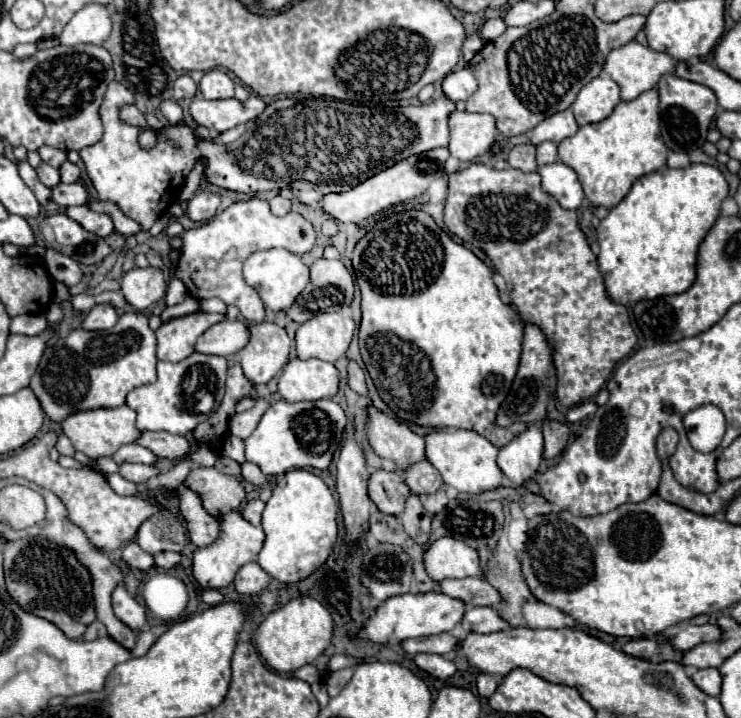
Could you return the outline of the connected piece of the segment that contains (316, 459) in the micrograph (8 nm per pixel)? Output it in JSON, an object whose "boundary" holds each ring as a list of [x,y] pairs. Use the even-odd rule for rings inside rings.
{"boundary":[[[284,399],[272,403],[262,415],[254,433],[246,443],[246,461],[254,463],[264,475],[282,475],[288,469],[328,469],[334,451],[340,445],[346,415],[332,399],[320,399],[310,403],[288,403]]]}

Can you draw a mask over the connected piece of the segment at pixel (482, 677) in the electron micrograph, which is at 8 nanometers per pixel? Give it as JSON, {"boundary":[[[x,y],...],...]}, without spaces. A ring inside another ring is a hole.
{"boundary":[[[480,673],[476,677],[476,689],[482,697],[490,697],[498,687],[498,679],[494,675],[486,675],[486,673]]]}

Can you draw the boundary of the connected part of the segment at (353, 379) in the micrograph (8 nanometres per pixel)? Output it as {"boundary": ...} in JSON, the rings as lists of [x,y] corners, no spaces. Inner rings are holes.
{"boundary":[[[348,361],[348,385],[350,385],[350,389],[354,389],[360,395],[368,393],[362,369],[360,369],[360,365],[356,361]]]}

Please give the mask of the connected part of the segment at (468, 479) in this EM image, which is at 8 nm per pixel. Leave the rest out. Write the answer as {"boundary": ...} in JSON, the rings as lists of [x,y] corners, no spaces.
{"boundary":[[[440,429],[438,433],[430,433],[426,437],[426,459],[440,471],[446,485],[452,485],[460,493],[484,493],[496,491],[506,485],[506,477],[496,463],[498,447],[494,447],[486,437],[476,431],[466,429]]]}

